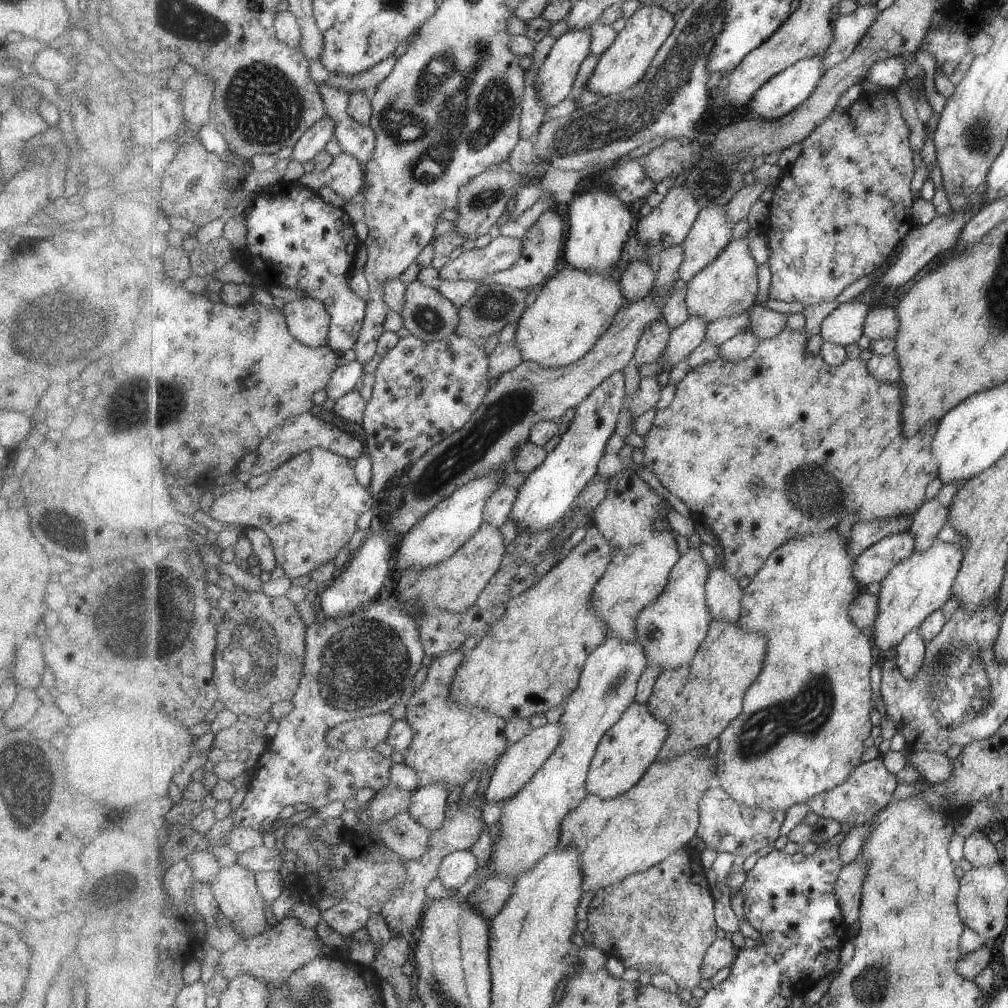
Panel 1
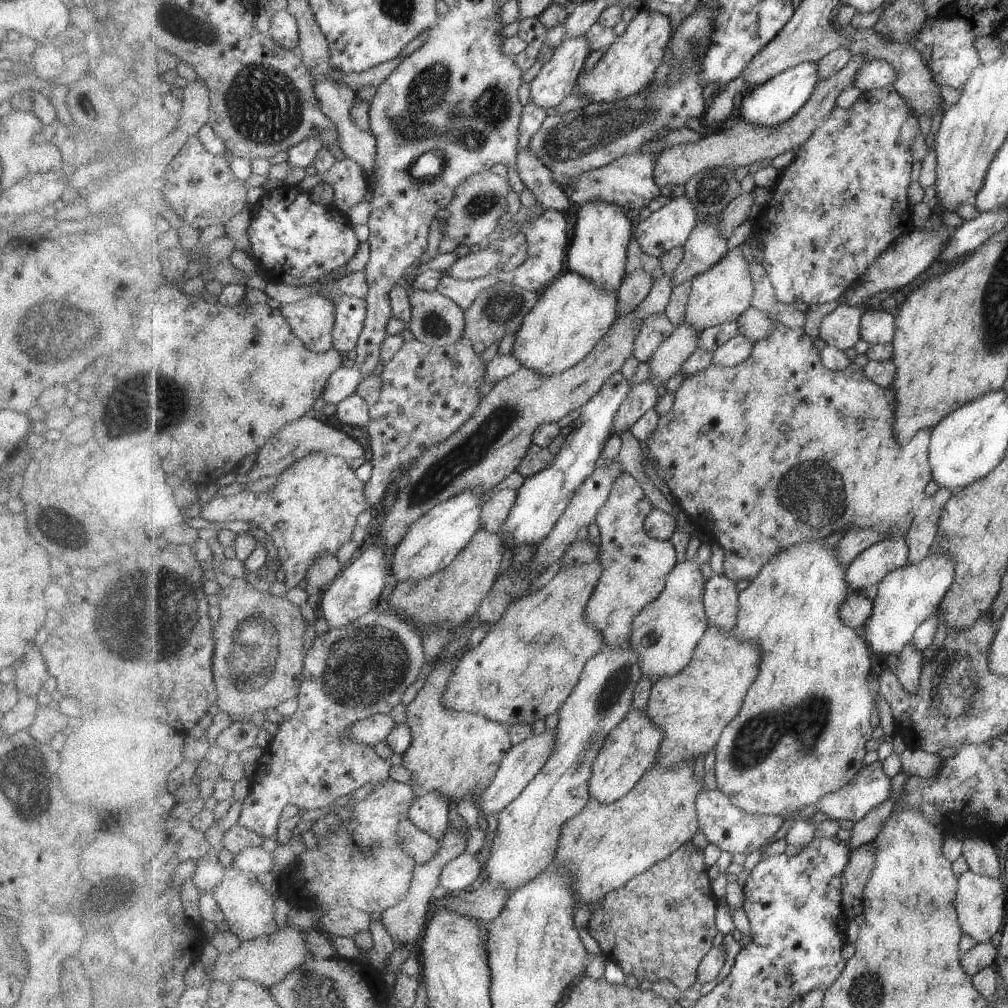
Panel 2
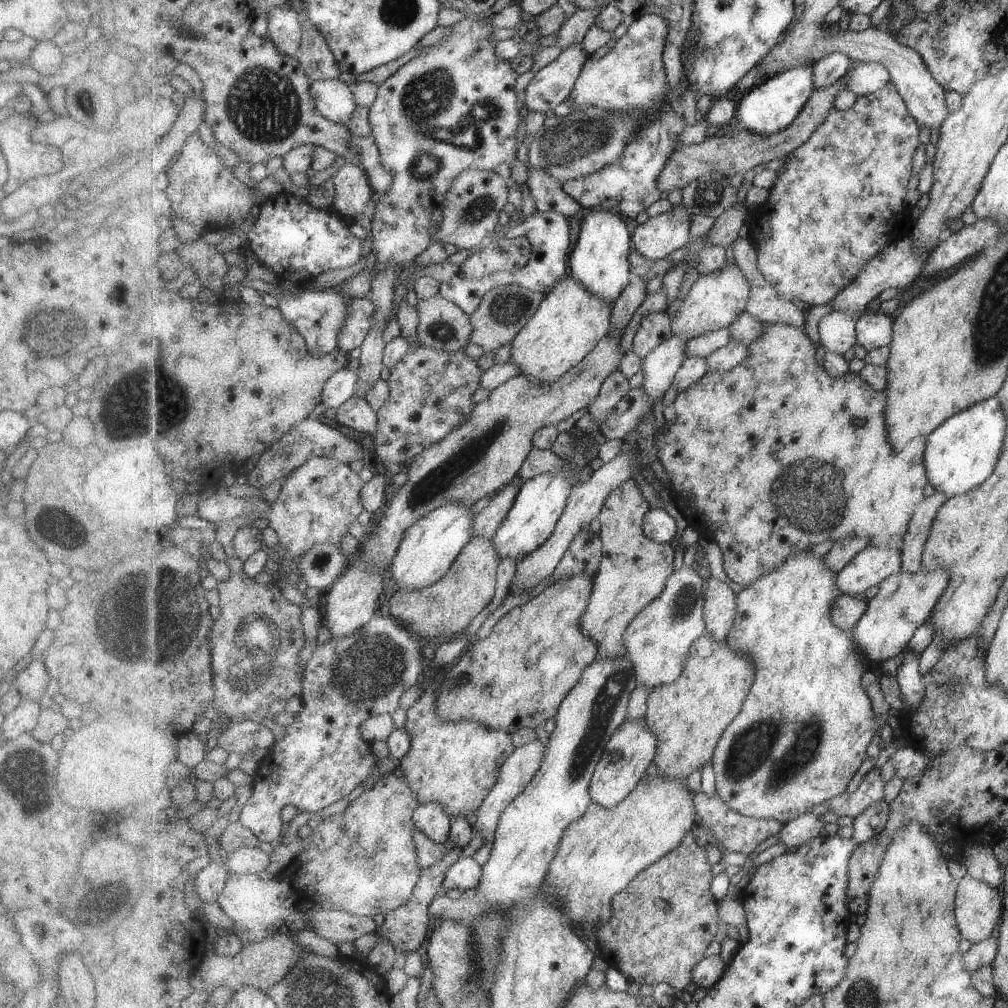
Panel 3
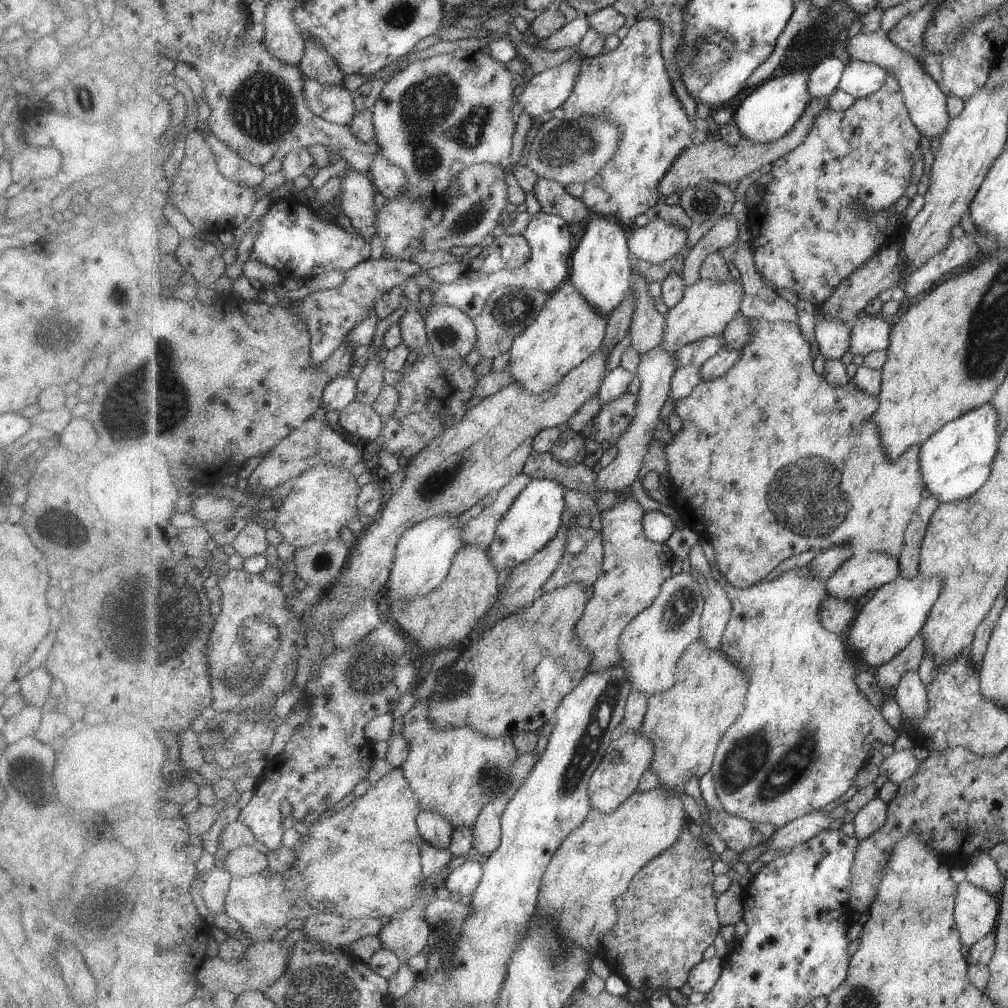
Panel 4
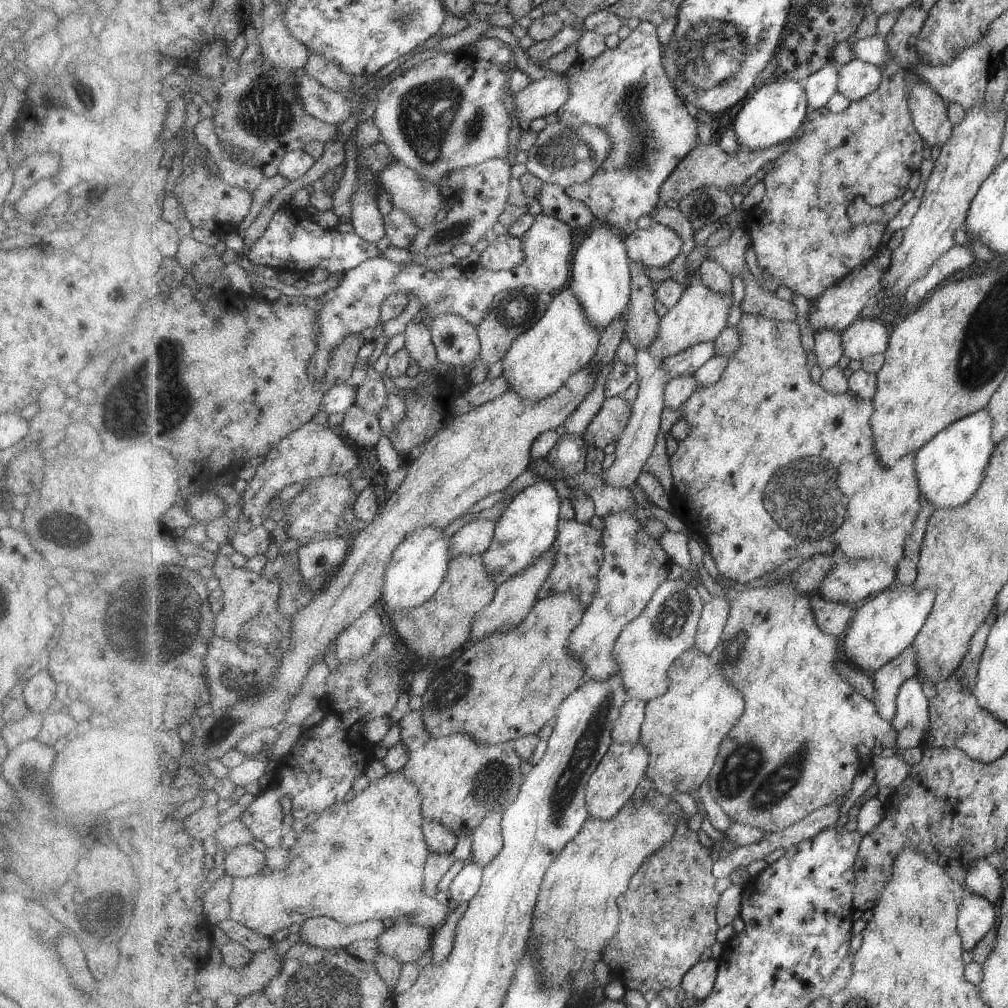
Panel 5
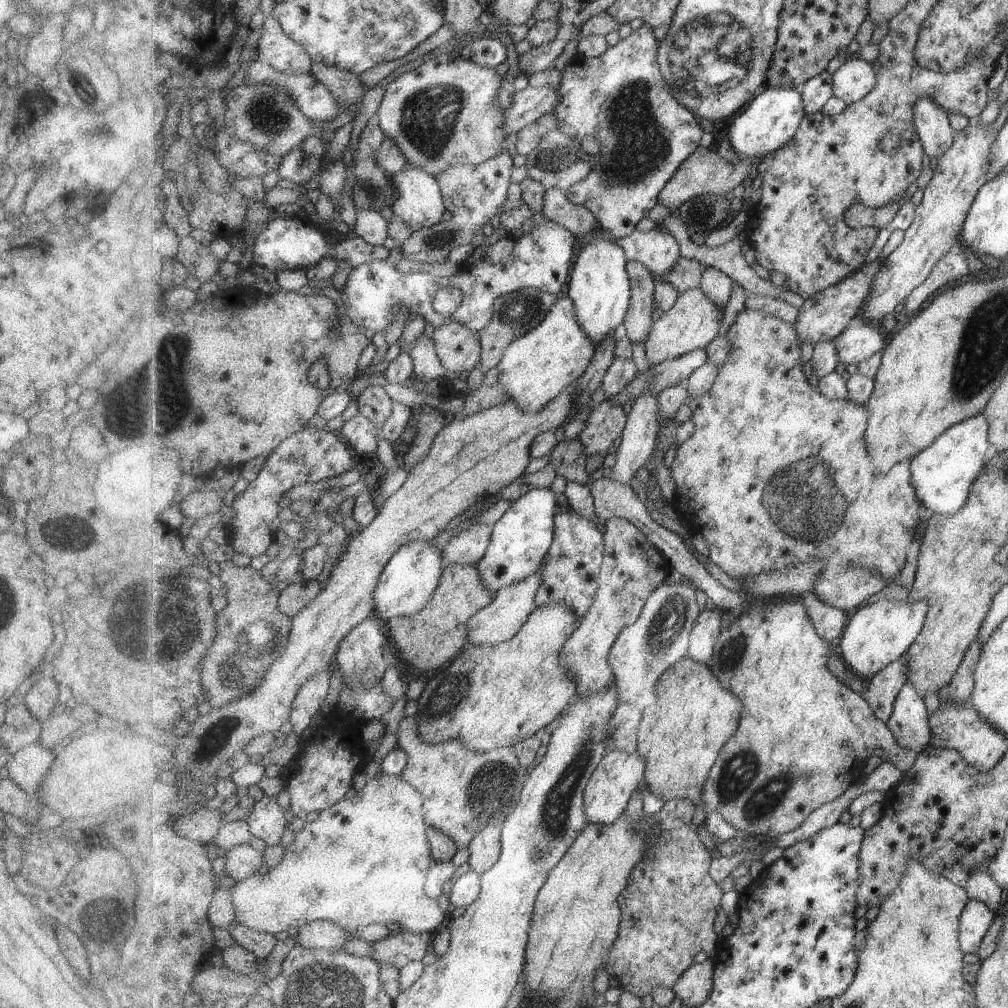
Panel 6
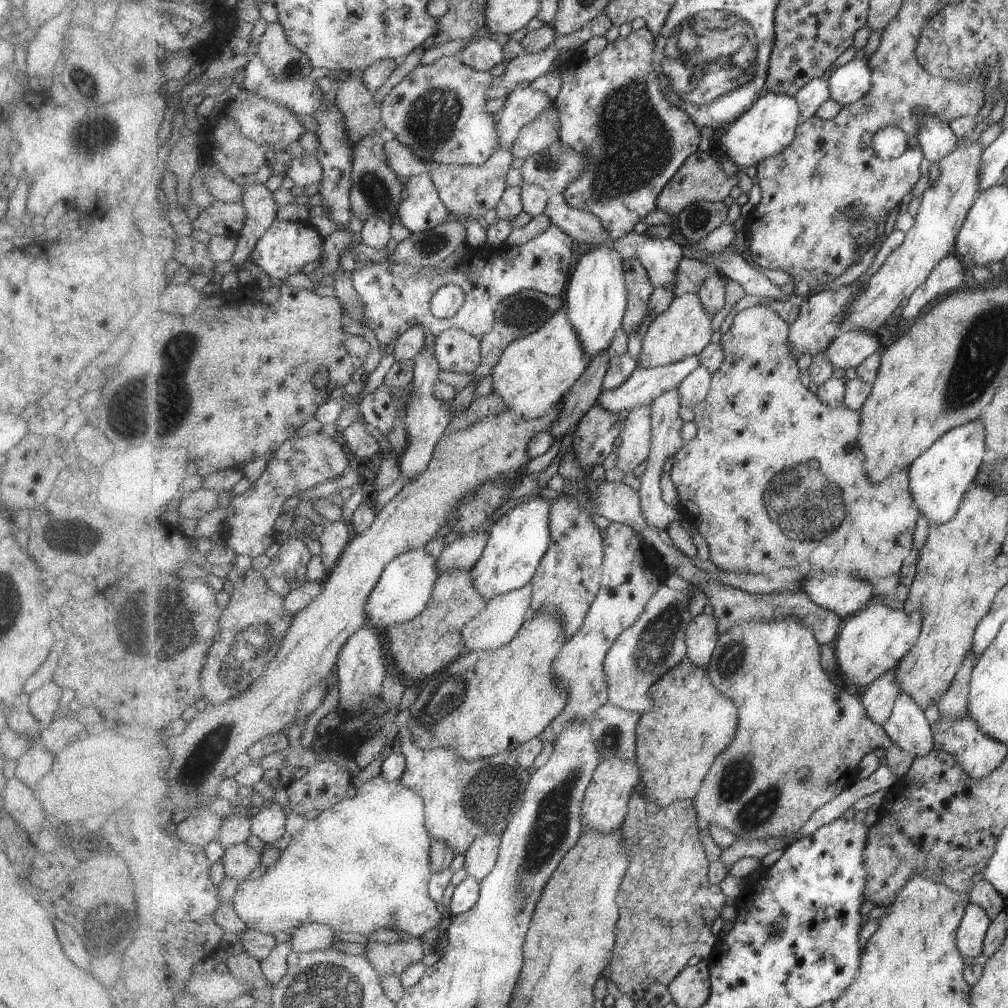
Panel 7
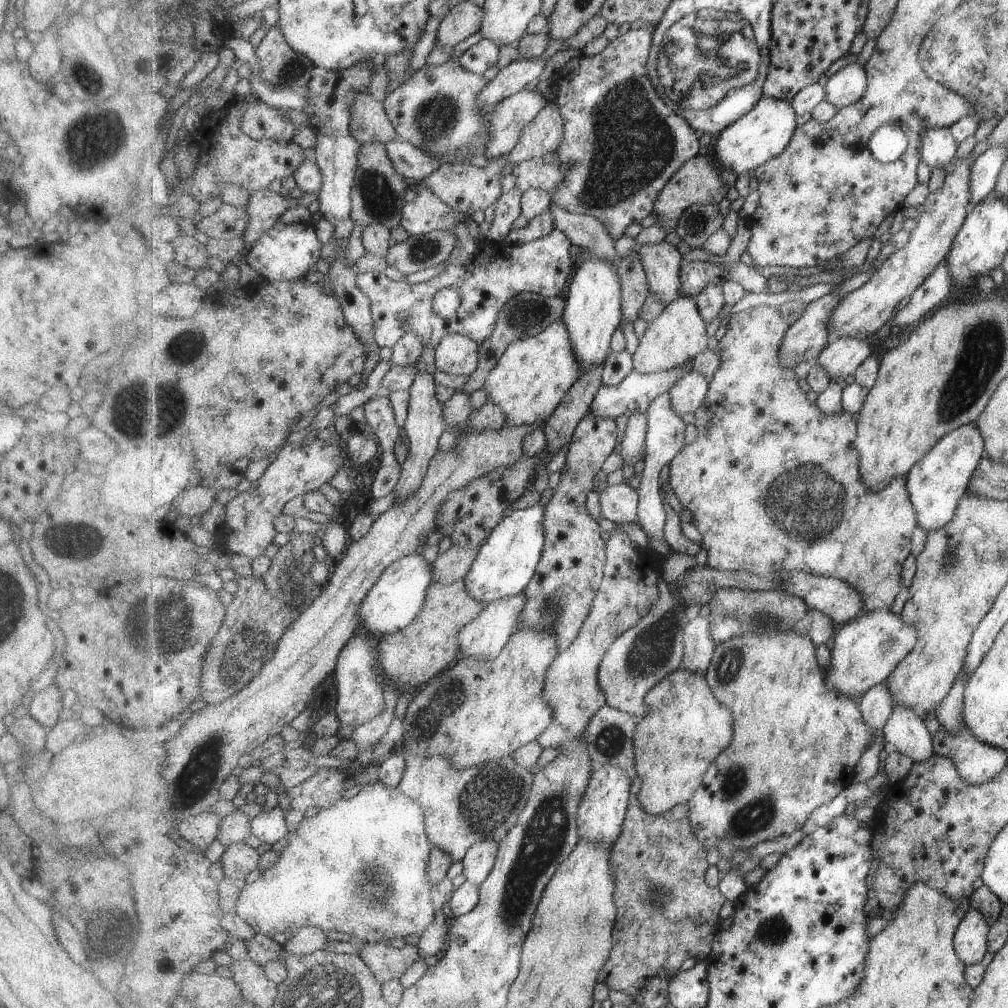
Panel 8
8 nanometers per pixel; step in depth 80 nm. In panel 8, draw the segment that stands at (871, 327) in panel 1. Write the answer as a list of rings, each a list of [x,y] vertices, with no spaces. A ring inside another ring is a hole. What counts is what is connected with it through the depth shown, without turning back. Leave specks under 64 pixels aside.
[[[834,337],[827,348],[813,360],[813,364],[824,367],[831,378],[842,381],[849,374],[854,375],[859,366],[873,354],[873,350],[872,340]]]

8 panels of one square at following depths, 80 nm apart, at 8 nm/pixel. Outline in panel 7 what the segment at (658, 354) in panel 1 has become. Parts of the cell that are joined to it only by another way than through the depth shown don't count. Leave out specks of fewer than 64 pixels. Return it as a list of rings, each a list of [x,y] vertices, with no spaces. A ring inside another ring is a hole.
[[[624,259],[625,278],[628,281],[629,306],[625,314],[623,331],[627,334],[637,332],[652,311],[649,305],[653,292],[656,291],[649,277],[648,270],[637,259]]]

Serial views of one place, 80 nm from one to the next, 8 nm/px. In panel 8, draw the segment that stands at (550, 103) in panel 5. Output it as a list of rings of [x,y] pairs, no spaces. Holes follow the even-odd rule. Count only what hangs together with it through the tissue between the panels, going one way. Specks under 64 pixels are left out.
[[[523,90],[503,100],[492,112],[483,115],[483,120],[491,124],[491,142],[487,144],[487,159],[507,156],[519,144],[523,128],[531,124],[539,112],[549,104],[548,99],[533,90]]]

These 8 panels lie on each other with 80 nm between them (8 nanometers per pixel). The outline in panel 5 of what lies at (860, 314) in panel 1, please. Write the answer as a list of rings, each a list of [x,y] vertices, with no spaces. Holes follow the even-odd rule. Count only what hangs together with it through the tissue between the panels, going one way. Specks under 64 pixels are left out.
[[[822,329],[815,334],[815,348],[812,355],[813,362],[825,372],[833,368],[843,358],[844,344],[842,333],[831,329]]]

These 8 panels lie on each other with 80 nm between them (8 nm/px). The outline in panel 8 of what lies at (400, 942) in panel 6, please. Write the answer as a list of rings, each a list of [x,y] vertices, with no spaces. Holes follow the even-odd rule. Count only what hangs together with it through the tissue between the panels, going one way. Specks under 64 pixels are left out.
[[[386,942],[359,945],[358,953],[372,969],[381,985],[389,980],[400,980],[402,975],[421,958],[418,946],[405,944],[403,948],[397,949]]]

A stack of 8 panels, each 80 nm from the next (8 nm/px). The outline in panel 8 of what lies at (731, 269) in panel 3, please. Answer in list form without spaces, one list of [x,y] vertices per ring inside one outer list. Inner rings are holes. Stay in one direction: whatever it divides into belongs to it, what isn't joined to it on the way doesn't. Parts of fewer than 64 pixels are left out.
[[[683,296],[667,305],[665,311],[648,324],[641,336],[640,346],[633,355],[634,368],[640,374],[663,372],[693,362],[694,358],[709,350],[707,323],[701,316],[698,304],[693,297]]]

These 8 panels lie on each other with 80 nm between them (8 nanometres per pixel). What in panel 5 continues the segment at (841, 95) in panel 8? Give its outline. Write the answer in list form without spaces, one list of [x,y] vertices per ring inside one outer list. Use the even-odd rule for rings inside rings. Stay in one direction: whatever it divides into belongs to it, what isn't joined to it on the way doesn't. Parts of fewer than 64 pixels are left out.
[[[853,59],[841,66],[838,92],[851,102],[864,99],[875,92],[884,79],[884,72],[879,65]]]

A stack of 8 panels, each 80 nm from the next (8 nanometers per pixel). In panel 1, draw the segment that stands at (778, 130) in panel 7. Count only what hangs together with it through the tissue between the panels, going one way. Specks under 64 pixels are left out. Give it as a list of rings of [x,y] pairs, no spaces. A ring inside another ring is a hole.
[[[811,56],[811,58],[799,60],[790,68],[773,76],[773,79],[769,80],[769,83],[766,83],[757,92],[749,106],[753,112],[753,117],[765,118],[765,120],[780,120],[783,116],[788,116],[795,108],[800,108],[801,104],[804,104],[813,95],[813,92],[816,92],[825,72],[824,58]]]

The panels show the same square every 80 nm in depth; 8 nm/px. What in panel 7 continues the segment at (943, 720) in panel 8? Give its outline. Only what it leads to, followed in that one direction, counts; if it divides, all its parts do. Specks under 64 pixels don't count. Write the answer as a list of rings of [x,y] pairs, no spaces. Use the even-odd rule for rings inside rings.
[[[971,650],[965,658],[965,663],[961,666],[959,673],[955,676],[951,688],[939,700],[937,704],[940,715],[947,716],[951,720],[957,720],[968,715],[969,694],[971,690],[971,680],[973,672],[978,662],[977,654]]]

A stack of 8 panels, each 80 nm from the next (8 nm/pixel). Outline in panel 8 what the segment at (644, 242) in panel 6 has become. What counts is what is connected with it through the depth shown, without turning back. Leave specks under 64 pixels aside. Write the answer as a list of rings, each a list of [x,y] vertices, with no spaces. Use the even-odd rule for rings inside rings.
[[[623,236],[620,240],[615,242],[615,248],[618,253],[618,257],[625,258],[633,252],[639,254],[641,261],[644,262],[644,268],[648,276],[649,289],[652,294],[657,294],[661,298],[661,302],[665,302],[665,305],[671,304],[674,300],[680,299],[687,294],[683,294],[684,288],[681,280],[681,269],[683,256],[681,252],[675,248],[673,244],[669,242],[661,241],[659,244],[637,244],[636,238],[630,236]]]

